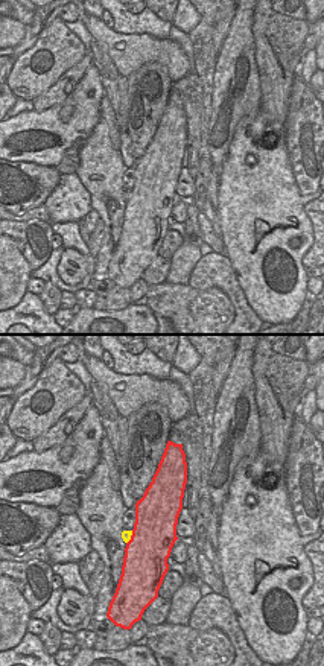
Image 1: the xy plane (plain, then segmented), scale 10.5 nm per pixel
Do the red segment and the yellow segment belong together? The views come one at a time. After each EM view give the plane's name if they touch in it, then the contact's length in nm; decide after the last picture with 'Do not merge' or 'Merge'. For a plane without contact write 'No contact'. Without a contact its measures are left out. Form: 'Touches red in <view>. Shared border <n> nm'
Touches red in xy. Shared border 160 nm.

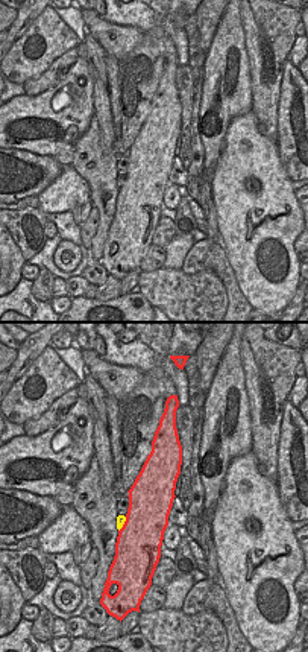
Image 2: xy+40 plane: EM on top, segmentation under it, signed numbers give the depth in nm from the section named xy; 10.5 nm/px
Touches red in xy+40. Shared border 180 nm.

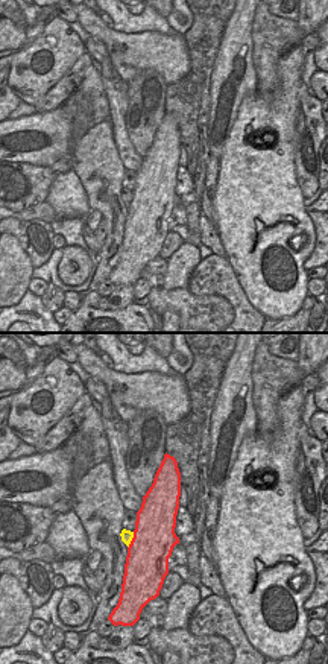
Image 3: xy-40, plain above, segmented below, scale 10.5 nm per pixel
Touches red in xy-40. Shared border 190 nm.

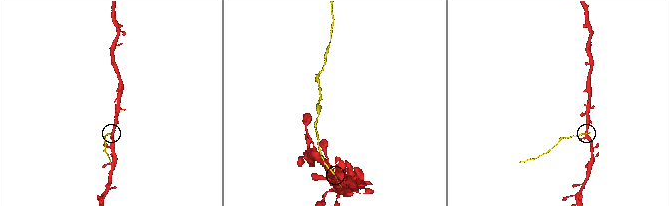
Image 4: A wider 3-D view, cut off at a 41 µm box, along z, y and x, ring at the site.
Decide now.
Do not merge.

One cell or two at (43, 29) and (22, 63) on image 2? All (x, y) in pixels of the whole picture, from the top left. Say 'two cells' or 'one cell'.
one cell

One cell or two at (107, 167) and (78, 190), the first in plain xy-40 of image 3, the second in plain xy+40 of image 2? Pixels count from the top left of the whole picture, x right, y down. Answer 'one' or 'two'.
two

